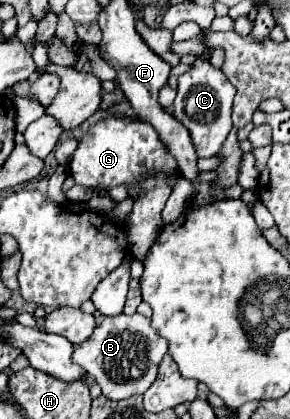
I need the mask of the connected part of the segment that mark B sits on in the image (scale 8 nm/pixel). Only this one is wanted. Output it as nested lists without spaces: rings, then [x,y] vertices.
[[[120,313],[112,319],[106,317],[84,343],[76,345],[72,361],[80,365],[102,387],[102,395],[106,395],[112,401],[120,401],[148,391],[148,387],[156,379],[158,363],[162,361],[166,349],[166,339],[162,339],[150,327],[150,319],[146,319],[140,313]]]

